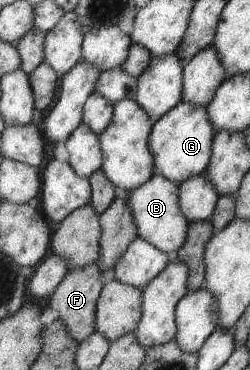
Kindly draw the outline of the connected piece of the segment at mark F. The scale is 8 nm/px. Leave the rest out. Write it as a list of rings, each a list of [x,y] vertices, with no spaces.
[[[99,262],[86,267],[74,268],[61,282],[59,288],[50,296],[50,308],[56,310],[73,338],[80,343],[86,341],[98,330],[98,302],[103,290],[103,268]]]

